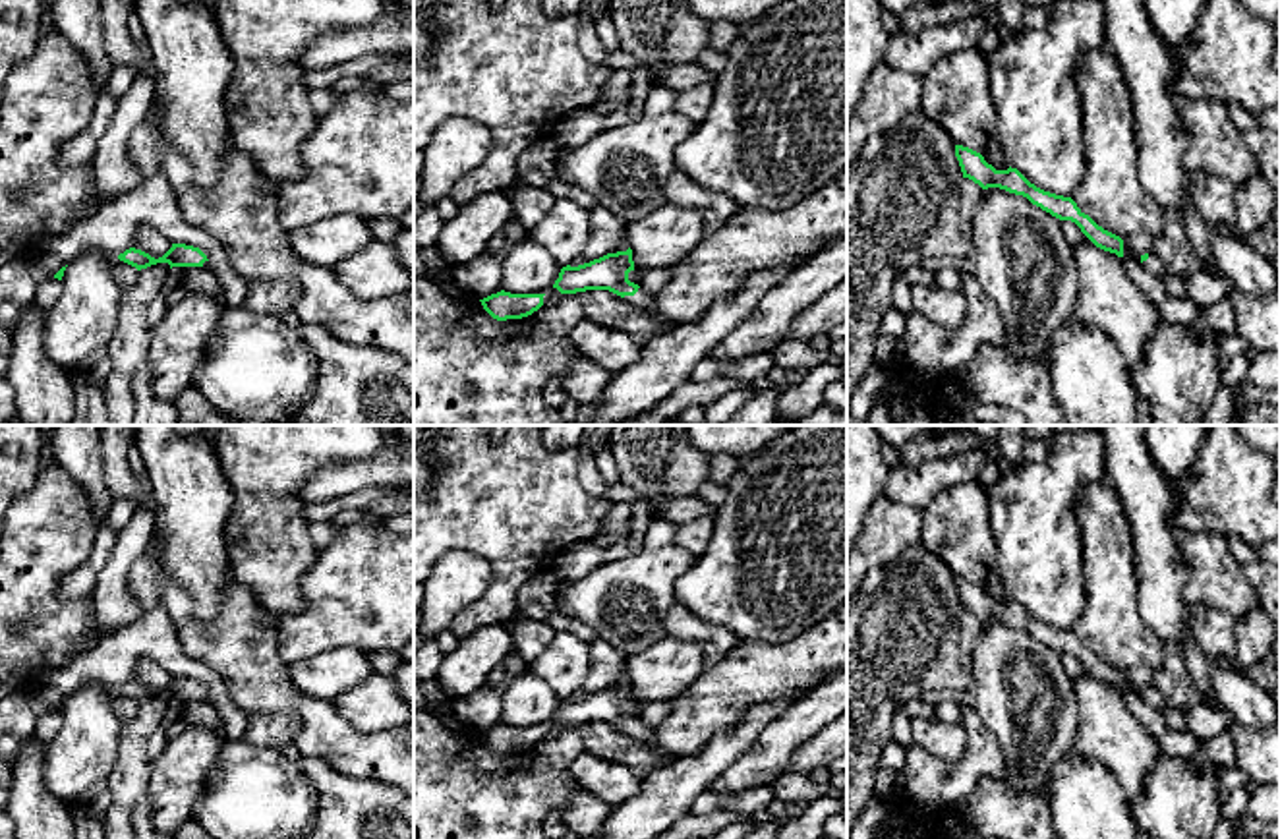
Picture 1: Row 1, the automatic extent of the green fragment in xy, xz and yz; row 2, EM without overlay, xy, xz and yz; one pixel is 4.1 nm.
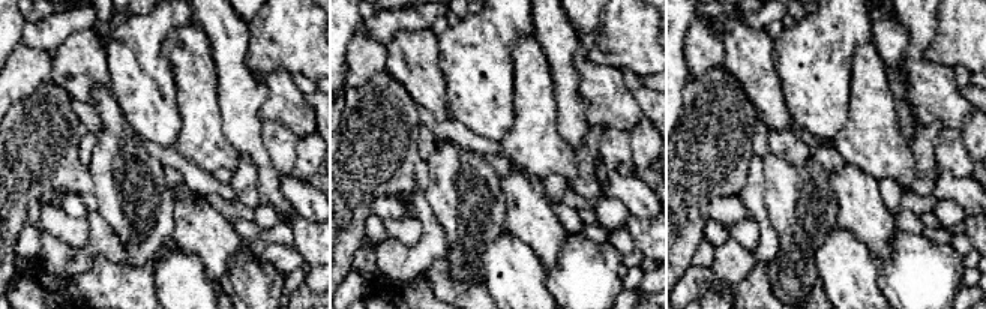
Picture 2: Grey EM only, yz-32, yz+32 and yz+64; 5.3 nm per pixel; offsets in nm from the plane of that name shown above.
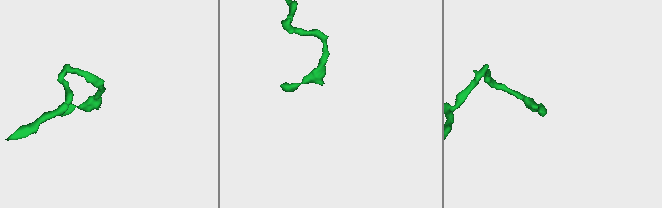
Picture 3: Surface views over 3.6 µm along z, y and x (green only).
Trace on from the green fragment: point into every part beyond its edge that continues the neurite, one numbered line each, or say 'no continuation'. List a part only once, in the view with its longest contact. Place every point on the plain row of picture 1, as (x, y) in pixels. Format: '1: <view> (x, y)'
1: xz (644, 733)

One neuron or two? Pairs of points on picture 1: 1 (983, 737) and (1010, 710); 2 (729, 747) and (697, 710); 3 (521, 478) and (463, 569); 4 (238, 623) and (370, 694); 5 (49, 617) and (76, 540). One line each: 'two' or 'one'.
1: two
2: two
3: two
4: two
5: one

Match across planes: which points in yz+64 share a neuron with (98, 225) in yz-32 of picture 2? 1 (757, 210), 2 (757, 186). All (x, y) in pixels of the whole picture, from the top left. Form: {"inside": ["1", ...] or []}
{"inside": ["1", "2"]}

